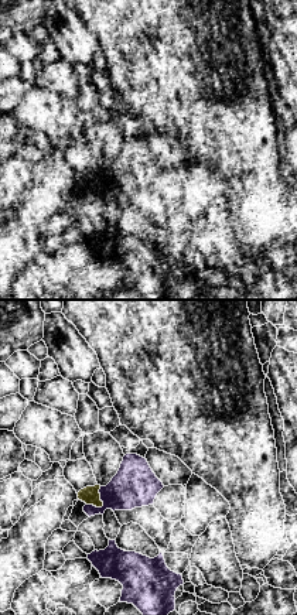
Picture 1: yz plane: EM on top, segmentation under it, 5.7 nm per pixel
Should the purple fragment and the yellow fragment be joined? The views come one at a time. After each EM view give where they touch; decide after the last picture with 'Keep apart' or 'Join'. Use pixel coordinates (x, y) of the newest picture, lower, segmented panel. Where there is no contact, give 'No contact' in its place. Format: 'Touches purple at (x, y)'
Touches purple at (103, 504)

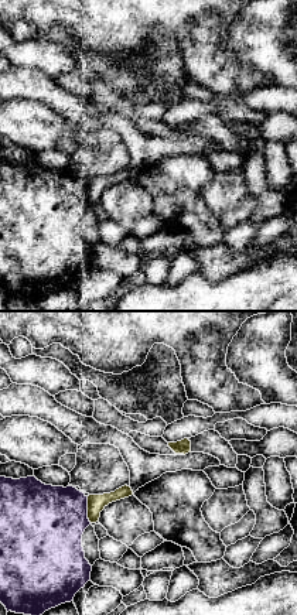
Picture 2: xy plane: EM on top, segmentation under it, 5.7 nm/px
Touches purple at (86, 509)

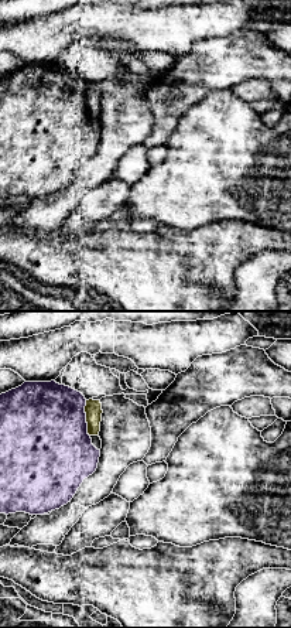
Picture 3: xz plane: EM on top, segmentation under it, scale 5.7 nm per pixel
Touches purple at (85, 419)

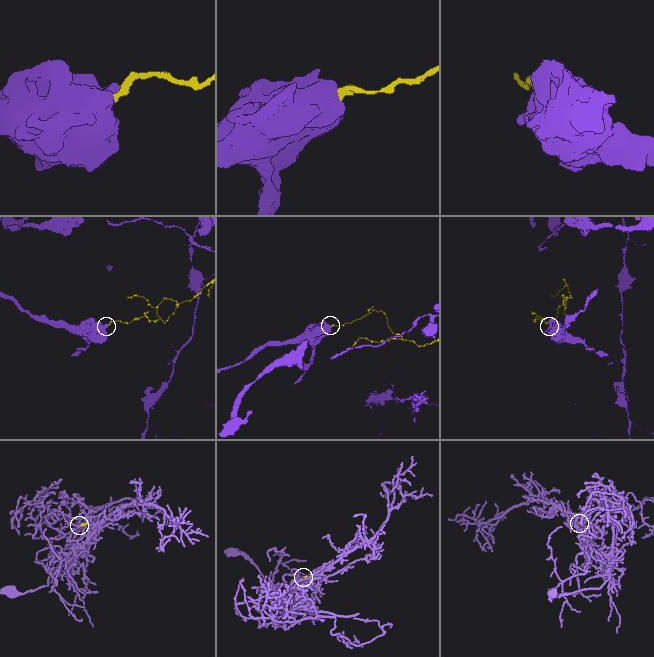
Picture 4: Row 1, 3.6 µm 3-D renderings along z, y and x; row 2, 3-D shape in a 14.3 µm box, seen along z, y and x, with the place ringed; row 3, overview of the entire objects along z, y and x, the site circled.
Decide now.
Keep apart

